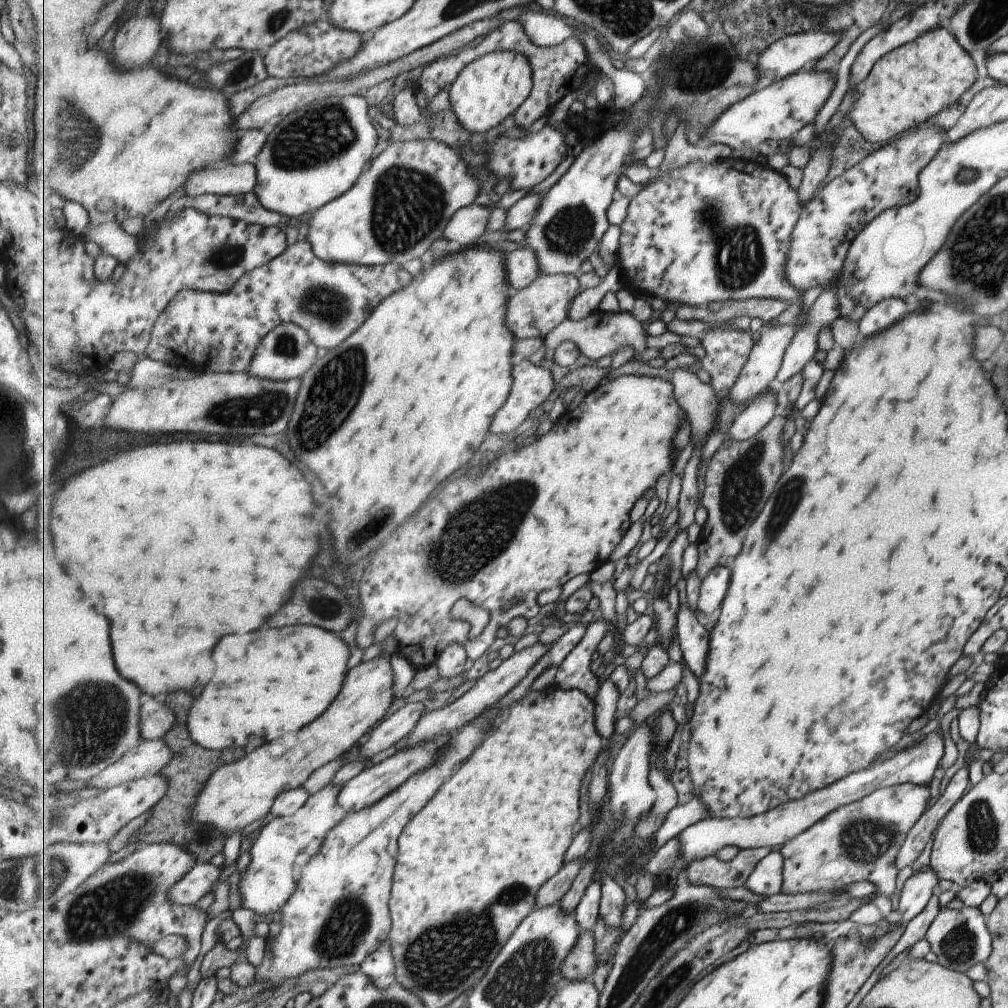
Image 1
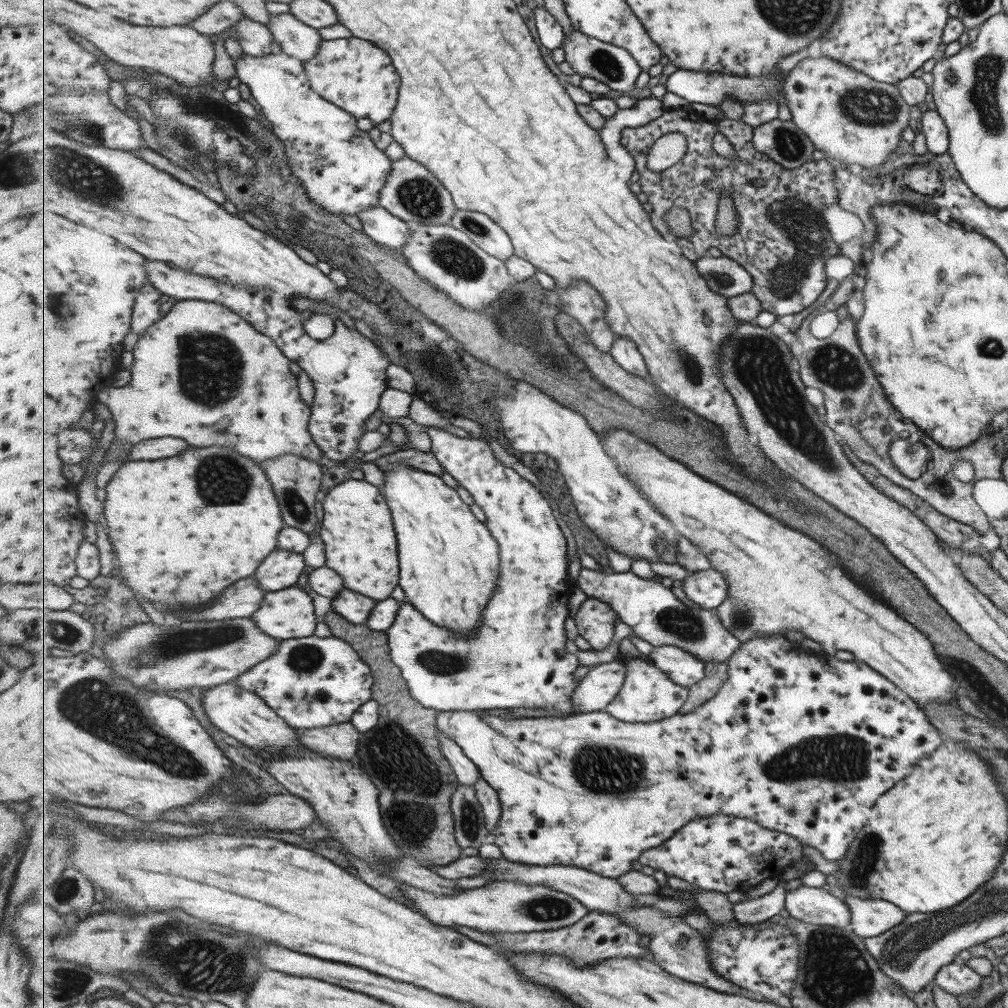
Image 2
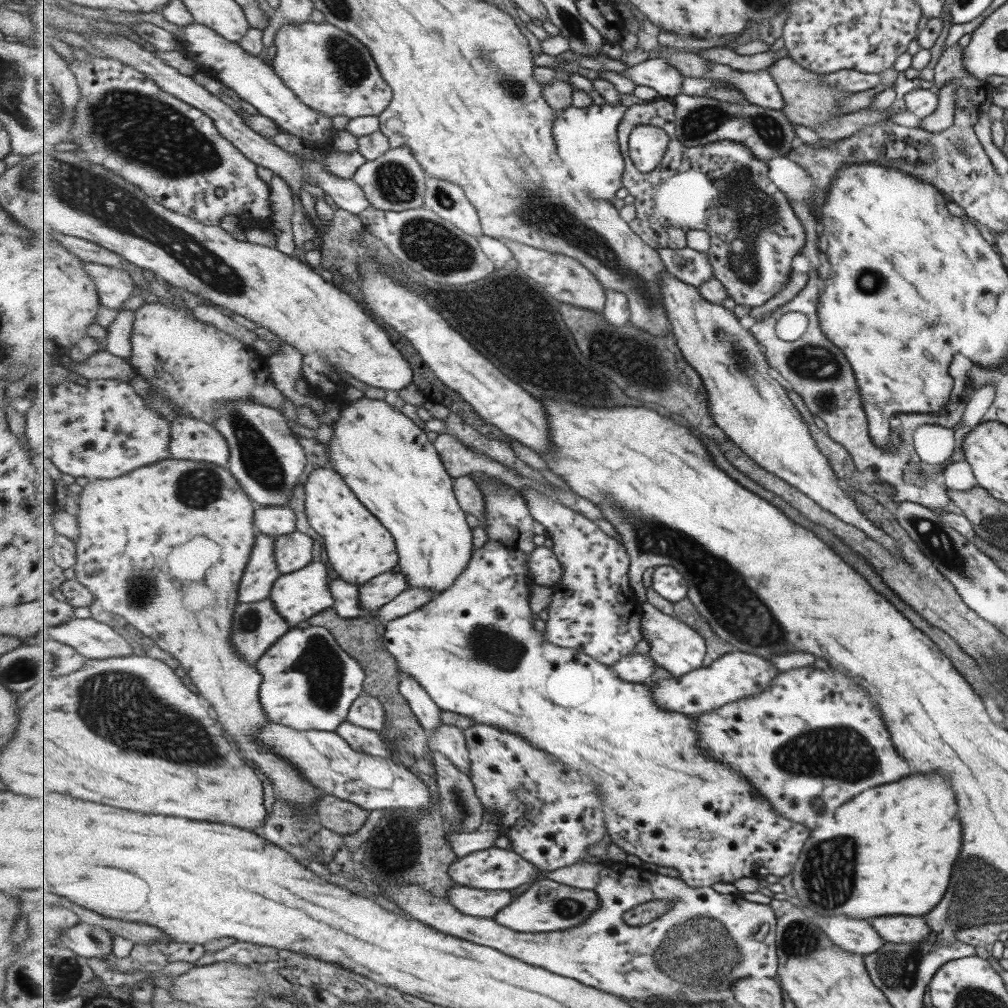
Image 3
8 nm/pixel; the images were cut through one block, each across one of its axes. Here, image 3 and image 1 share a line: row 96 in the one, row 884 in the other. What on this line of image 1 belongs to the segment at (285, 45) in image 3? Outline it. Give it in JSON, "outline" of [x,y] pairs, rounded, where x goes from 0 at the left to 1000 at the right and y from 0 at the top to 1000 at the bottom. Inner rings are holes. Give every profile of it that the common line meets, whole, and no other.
{"outline":[[[573,617],[566,624],[563,625],[555,634],[547,638],[547,645],[541,647],[541,651],[533,657],[533,661],[521,671],[521,675],[517,675],[501,692],[497,692],[489,702],[481,704],[475,712],[471,712],[472,716],[462,719],[459,724],[445,731],[438,740],[434,756],[430,756],[430,760],[426,760],[424,764],[412,768],[406,772],[402,778],[398,778],[392,786],[382,790],[380,794],[376,794],[372,800],[358,804],[354,807],[346,807],[344,812],[340,812],[322,831],[318,843],[311,849],[311,853],[303,859],[301,869],[295,883],[291,885],[291,889],[283,895],[279,903],[280,920],[273,933],[269,944],[263,944],[261,954],[255,961],[256,972],[269,972],[271,981],[287,970],[295,970],[297,966],[303,966],[311,960],[336,960],[336,958],[348,958],[348,956],[356,956],[373,944],[381,933],[386,931],[389,925],[389,907],[387,906],[386,893],[389,890],[389,881],[391,876],[391,866],[393,865],[394,852],[397,846],[396,831],[401,825],[402,819],[413,811],[434,790],[434,787],[448,774],[449,762],[453,758],[460,759],[461,756],[469,750],[469,747],[480,738],[481,728],[486,723],[492,723],[496,714],[499,714],[508,701],[515,699],[527,686],[525,682],[529,679],[529,675],[545,662],[555,663],[559,656],[572,643],[572,639],[580,633],[583,620]]]}

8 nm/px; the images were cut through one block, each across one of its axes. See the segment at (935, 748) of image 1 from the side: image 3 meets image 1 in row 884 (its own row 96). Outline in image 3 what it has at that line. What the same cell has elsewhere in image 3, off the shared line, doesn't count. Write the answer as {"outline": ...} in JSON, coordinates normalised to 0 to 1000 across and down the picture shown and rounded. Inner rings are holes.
{"outline":[[[653,57],[649,59],[642,59],[631,64],[625,65],[618,74],[622,77],[628,78],[634,85],[642,85],[648,87],[655,97],[667,98],[674,95],[678,89],[679,73],[668,65],[661,58]]]}

